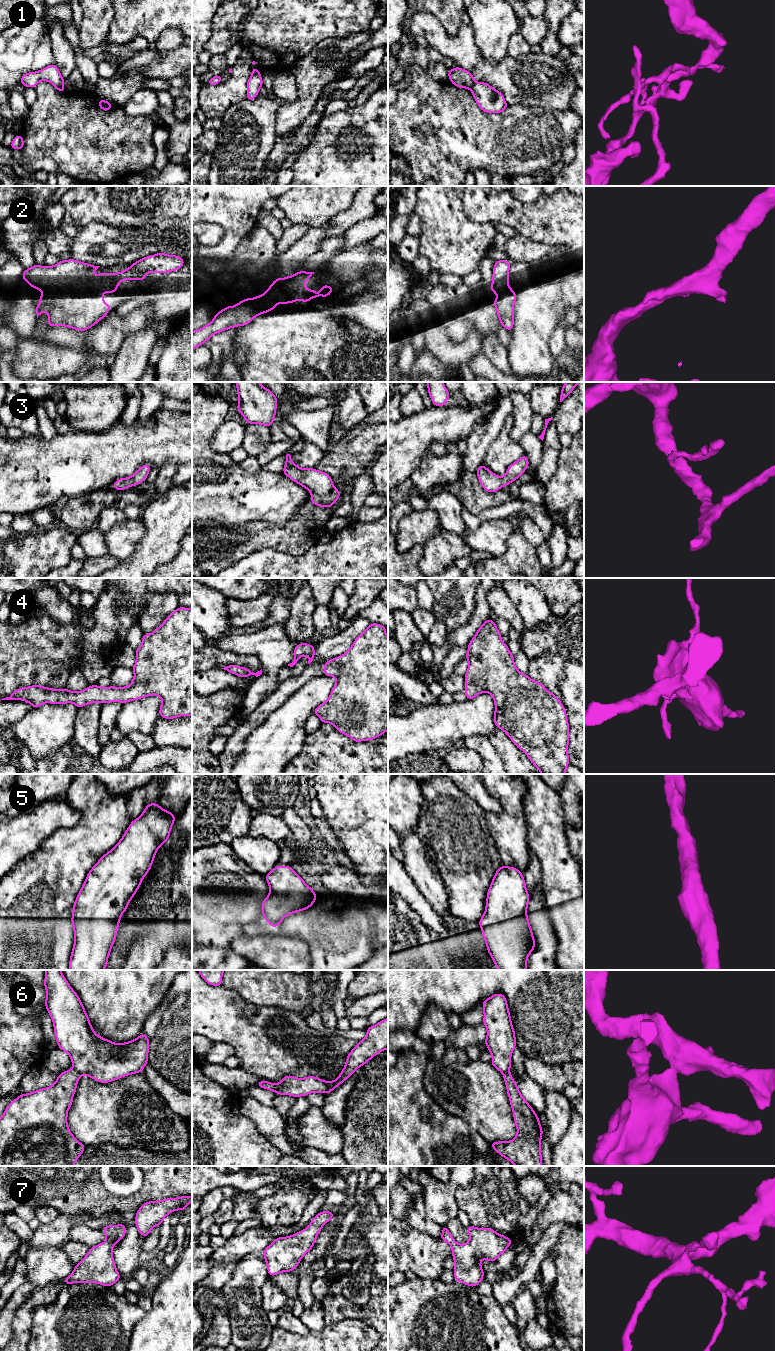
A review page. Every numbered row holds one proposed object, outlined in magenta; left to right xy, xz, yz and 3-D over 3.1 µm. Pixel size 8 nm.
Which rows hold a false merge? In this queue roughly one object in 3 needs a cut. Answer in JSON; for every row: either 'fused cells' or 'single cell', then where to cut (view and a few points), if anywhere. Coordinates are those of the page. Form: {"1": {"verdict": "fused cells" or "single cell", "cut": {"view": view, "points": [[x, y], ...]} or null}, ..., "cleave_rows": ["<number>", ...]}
{"1": {"verdict": "fused cells", "cut": {"view": "yz", "points": [[476, 82], [470, 89]]}}, "2": {"verdict": "single cell", "cut": null}, "3": {"verdict": "single cell", "cut": null}, "4": {"verdict": "single cell", "cut": null}, "5": {"verdict": "single cell", "cut": null}, "6": {"verdict": "fused cells", "cut": {"view": "xz", "points": [[272, 1084], [275, 1091]]}}, "7": {"verdict": "single cell", "cut": null}, "cleave_rows": ["1", "6"]}

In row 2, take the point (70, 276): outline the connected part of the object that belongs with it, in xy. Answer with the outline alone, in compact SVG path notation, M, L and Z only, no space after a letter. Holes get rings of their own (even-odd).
M159 252L155 255L144 257L133 263L128 269L119 273L100 273L91 275L100 266L80 262L75 259L59 261L54 266L33 265L31 268L24 270L22 278L32 288L39 289L43 292L40 303L35 305L37 318L43 312L48 312L48 325L65 326L78 331L86 331L103 319L111 309L110 304L104 302L102 293L115 293L118 284L125 280L145 281L146 273L168 273L179 270L185 261L180 256L167 255Z

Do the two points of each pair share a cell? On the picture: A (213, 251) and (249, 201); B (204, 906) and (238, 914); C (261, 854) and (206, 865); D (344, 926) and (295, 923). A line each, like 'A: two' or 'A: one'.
A: one
B: one
C: two
D: one

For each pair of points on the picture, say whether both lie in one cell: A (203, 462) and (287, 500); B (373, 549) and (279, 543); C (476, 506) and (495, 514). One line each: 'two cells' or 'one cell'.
A: one cell
B: two cells
C: two cells

